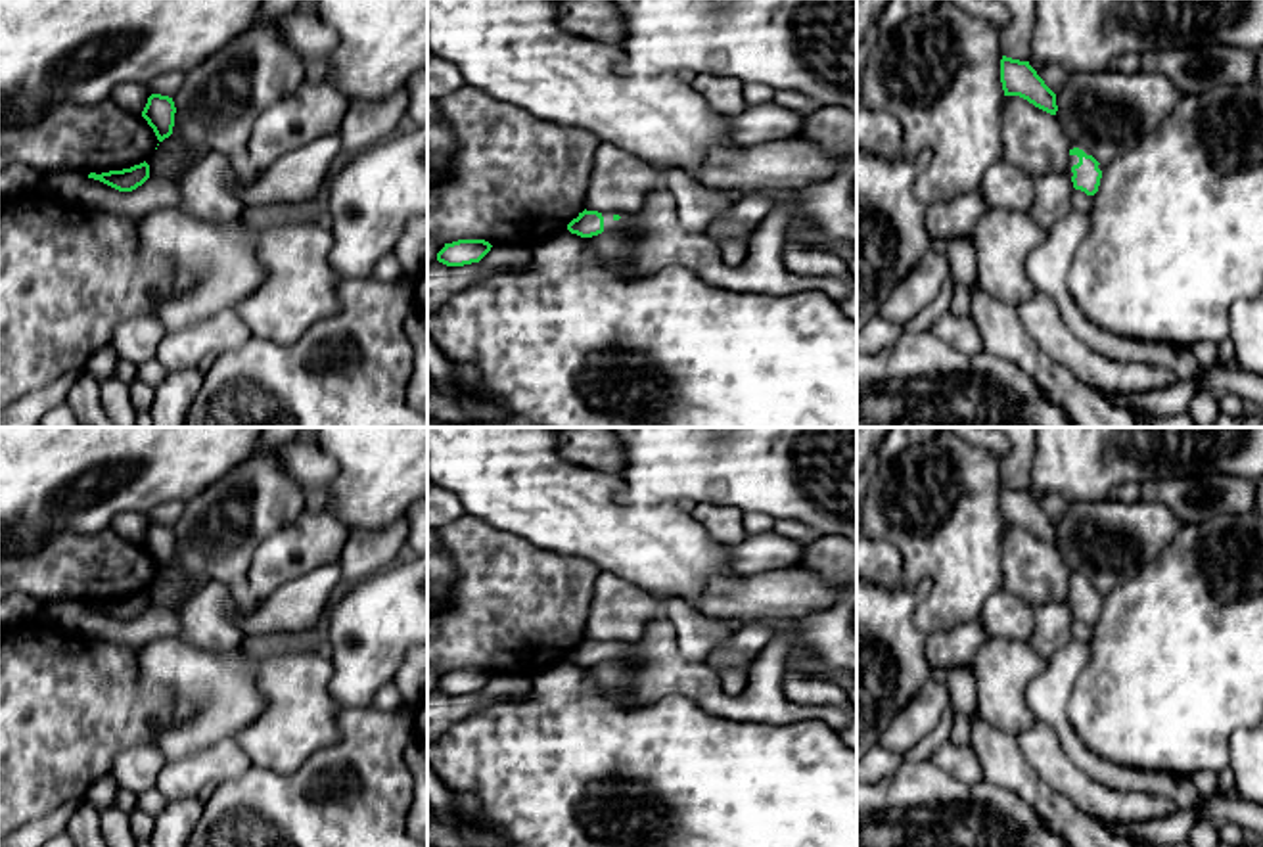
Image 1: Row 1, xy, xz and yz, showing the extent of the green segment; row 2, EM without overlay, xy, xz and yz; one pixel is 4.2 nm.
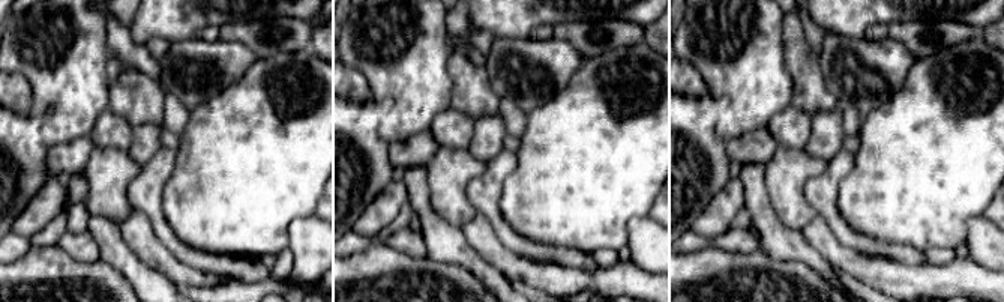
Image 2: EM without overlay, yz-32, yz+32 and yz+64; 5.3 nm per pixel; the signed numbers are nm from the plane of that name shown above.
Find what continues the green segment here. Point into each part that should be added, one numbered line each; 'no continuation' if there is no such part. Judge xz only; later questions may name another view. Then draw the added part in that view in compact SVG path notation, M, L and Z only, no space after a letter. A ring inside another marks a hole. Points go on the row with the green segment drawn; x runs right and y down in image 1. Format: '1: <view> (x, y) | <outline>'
1: xz (608, 217) | M625 211L602 213L604 232L611 228L627 228L631 224L631 215Z

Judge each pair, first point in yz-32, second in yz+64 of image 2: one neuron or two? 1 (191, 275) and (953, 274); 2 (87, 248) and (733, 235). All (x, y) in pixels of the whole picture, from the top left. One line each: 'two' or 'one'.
1: one
2: one

